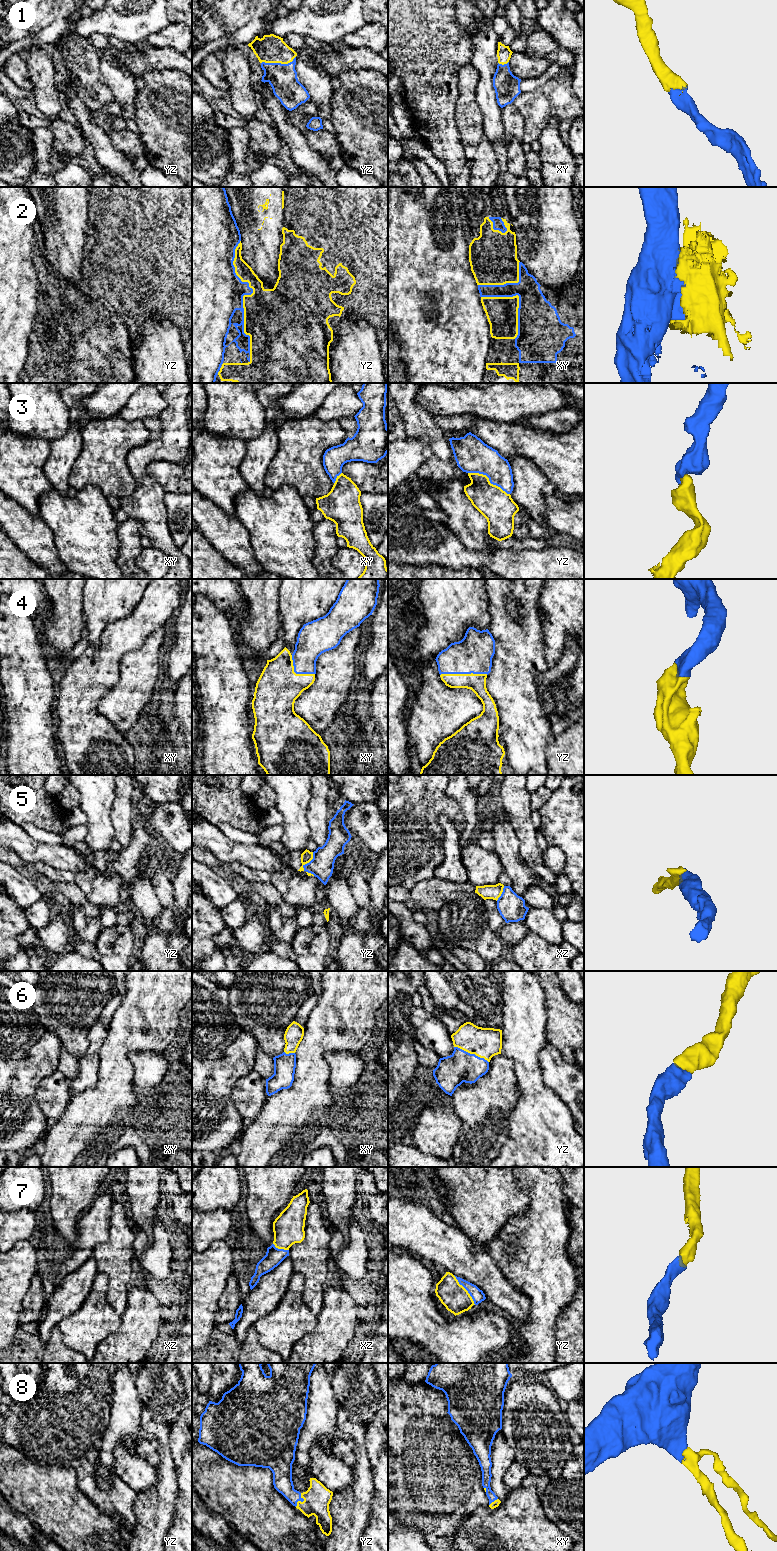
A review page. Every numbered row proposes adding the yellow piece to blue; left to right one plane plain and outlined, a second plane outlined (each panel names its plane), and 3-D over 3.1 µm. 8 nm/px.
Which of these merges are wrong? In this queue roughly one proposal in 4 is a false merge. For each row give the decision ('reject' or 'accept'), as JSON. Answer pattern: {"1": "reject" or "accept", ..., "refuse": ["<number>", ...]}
{"1": "accept", "2": "reject", "3": "accept", "4": "accept", "5": "reject", "6": "accept", "7": "accept", "8": "accept", "refuse": ["2", "5"]}

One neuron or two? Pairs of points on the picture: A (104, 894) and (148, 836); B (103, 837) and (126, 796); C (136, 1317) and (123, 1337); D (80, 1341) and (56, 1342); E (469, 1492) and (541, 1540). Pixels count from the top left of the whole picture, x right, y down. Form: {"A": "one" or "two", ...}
{"A": "one", "B": "two", "C": "one", "D": "two", "E": "two"}

